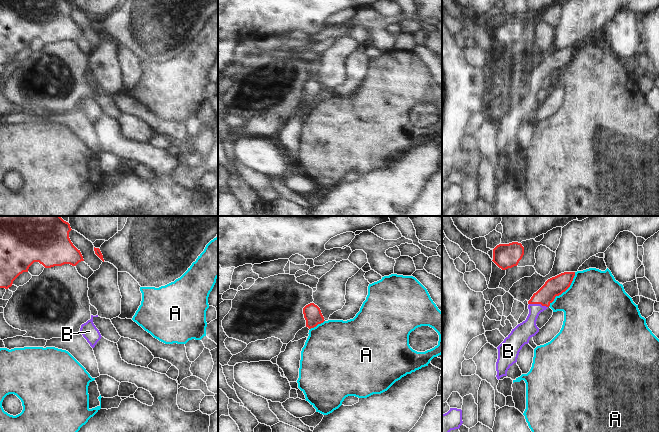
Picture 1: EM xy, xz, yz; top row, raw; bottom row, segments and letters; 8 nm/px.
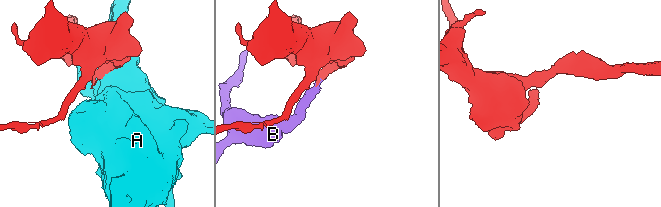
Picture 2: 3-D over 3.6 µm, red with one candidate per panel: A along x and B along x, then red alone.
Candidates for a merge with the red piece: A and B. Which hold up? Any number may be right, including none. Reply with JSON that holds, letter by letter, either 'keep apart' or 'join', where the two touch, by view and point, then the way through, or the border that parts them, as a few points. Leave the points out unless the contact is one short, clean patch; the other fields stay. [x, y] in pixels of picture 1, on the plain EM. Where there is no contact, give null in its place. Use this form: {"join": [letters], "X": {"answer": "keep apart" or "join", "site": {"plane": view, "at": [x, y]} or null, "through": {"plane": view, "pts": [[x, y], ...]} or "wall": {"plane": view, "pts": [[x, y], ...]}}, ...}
{"join": ["B"], "A": {"answer": "keep apart", "site": {"plane": "yz", "at": [564, 67]}, "wall": {"plane": "yz", "pts": [[575, 48], [571, 60], [557, 71], [548, 82]]}}, "B": {"answer": "join", "site": {"plane": "yz", "at": [538, 79]}, "through": {"plane": "yz", "pts": [[555, 62], [538, 79], [528, 104]]}}}

